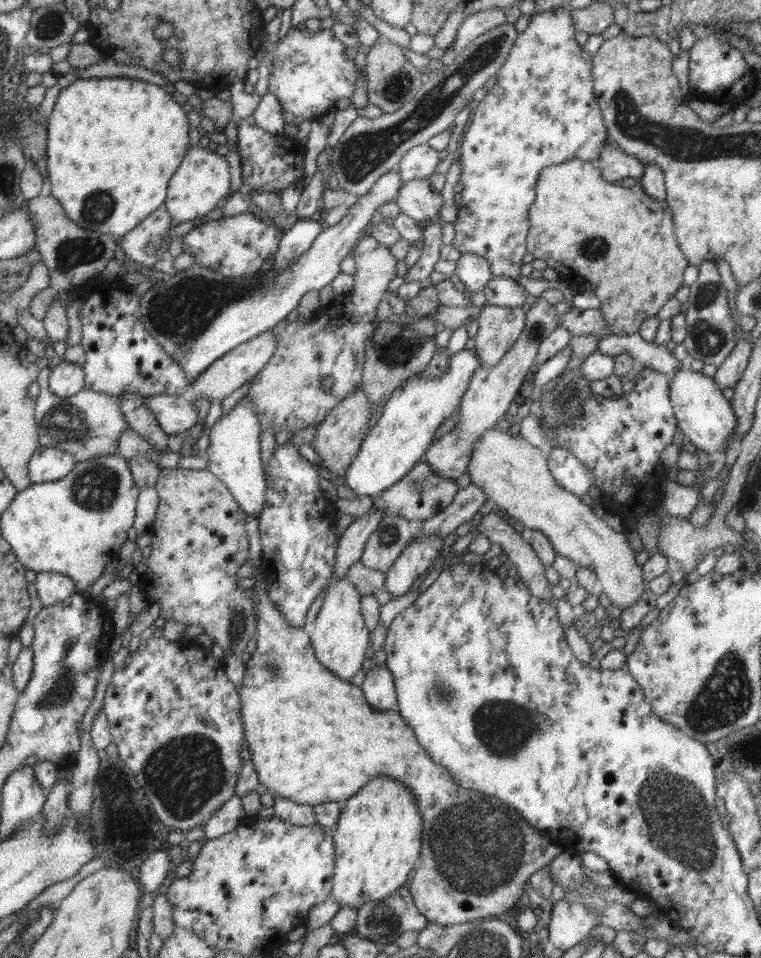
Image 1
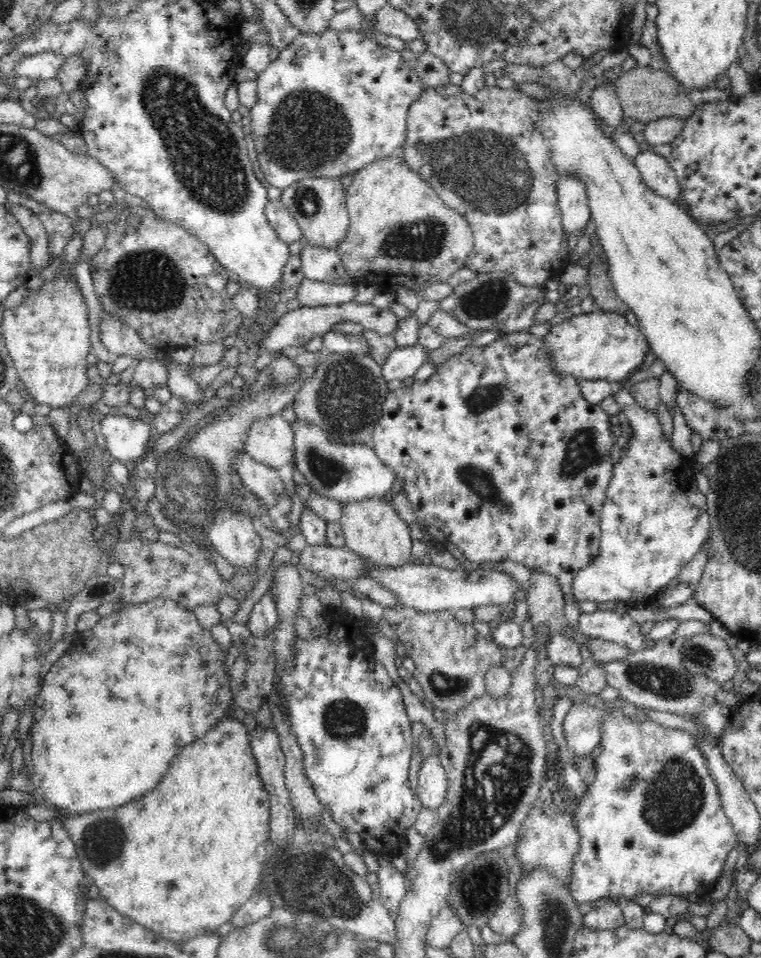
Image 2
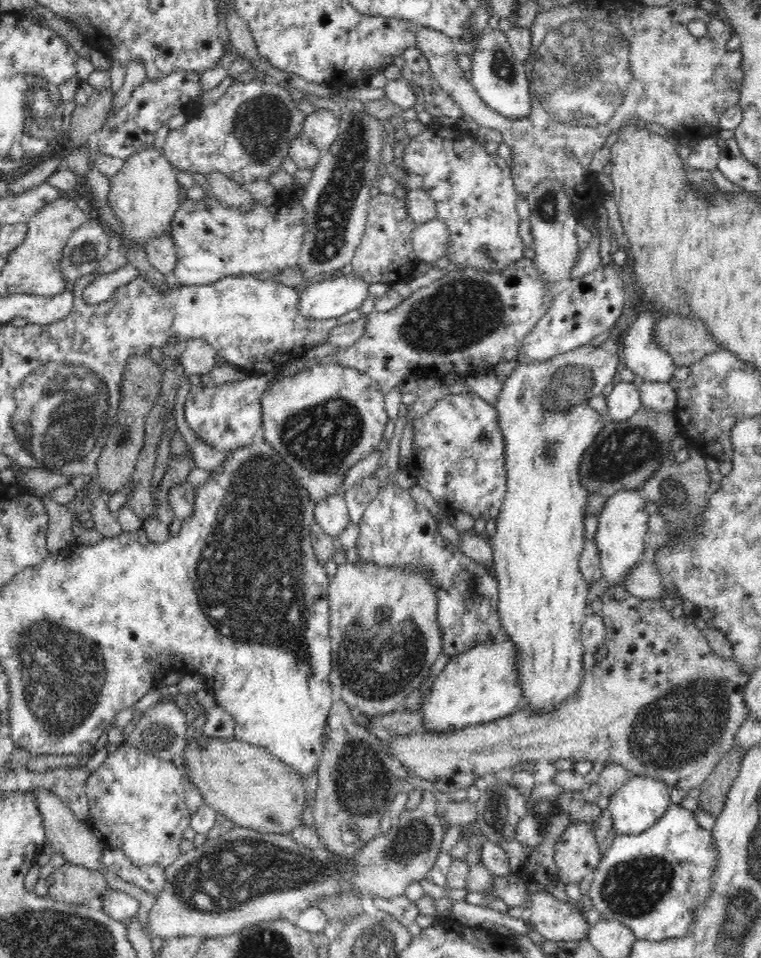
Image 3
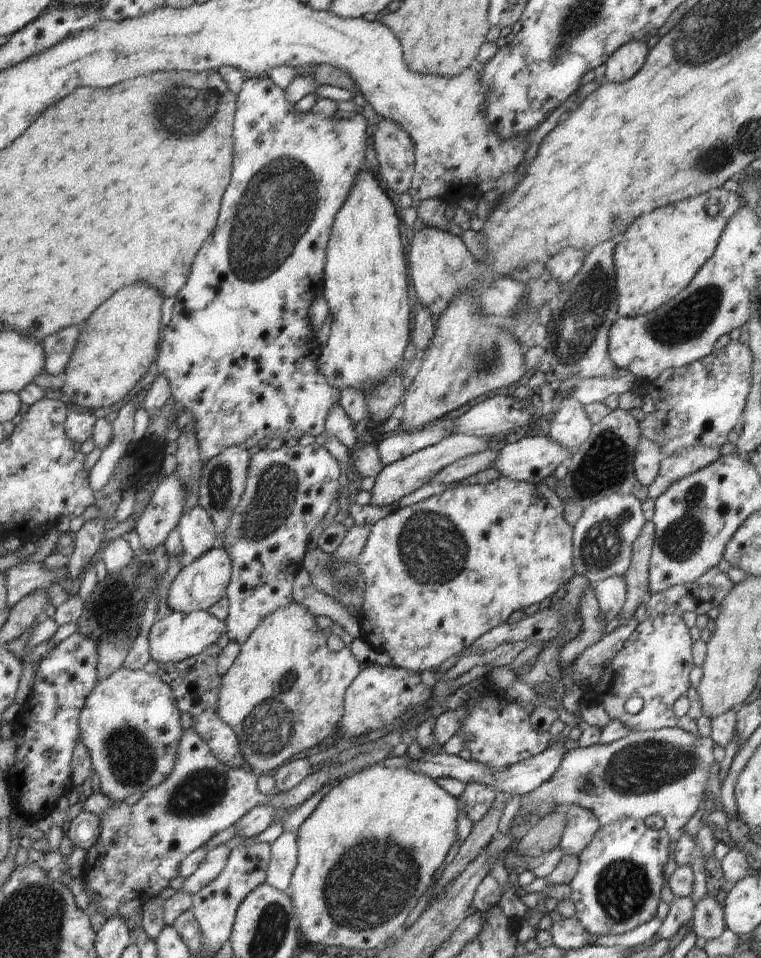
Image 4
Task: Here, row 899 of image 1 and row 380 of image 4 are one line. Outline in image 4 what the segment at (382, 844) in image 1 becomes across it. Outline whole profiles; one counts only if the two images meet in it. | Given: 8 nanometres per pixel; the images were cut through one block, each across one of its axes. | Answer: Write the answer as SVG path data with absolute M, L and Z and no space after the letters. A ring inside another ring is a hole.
M367 168L360 170L344 206L338 210L330 240L326 246L323 290L331 321L330 336L321 347L318 372L334 388L354 388L364 393L367 383L382 382L394 368L400 366L410 340L410 306L408 304L409 267L398 225L400 216L392 200L380 187L380 182Z

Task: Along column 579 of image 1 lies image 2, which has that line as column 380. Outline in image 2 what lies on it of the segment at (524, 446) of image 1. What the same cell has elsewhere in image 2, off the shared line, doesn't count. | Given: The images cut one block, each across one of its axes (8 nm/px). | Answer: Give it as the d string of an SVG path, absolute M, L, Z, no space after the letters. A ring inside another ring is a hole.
M382 497L348 501L342 505L339 522L345 536L345 546L351 552L372 561L379 567L400 567L412 560L412 537L409 523L404 521Z

